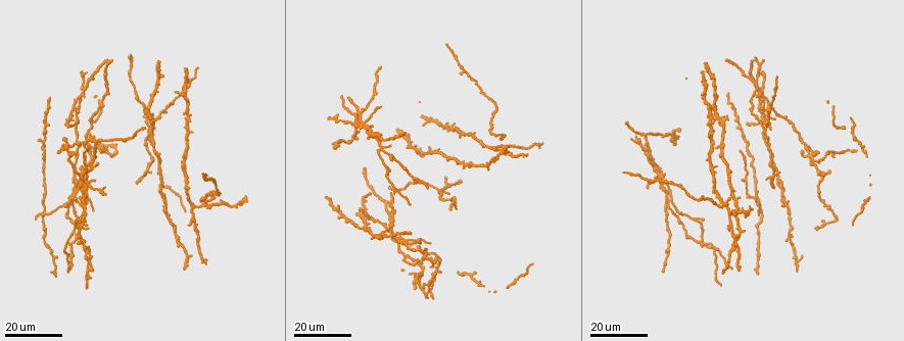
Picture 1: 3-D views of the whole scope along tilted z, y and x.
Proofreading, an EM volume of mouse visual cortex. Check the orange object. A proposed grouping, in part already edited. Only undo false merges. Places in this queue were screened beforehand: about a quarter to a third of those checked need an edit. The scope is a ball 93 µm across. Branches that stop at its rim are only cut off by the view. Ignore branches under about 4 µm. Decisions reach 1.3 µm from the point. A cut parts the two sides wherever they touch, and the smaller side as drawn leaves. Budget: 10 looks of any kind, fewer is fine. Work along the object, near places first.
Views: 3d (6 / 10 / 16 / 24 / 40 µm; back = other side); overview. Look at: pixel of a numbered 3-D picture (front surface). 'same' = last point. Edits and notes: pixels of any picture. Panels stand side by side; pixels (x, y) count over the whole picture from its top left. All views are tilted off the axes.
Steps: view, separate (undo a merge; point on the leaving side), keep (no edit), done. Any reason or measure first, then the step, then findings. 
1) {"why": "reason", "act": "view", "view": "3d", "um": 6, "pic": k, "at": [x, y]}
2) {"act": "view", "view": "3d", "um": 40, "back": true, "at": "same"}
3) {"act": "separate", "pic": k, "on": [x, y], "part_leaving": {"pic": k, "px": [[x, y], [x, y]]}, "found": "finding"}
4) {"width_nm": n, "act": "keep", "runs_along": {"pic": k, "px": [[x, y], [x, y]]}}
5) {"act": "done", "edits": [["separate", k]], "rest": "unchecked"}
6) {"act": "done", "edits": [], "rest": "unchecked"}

{"why": "side arm on a straight run", "act": "view", "view": "3d", "um": 24, "pic": 1, "at": [43, 128]}

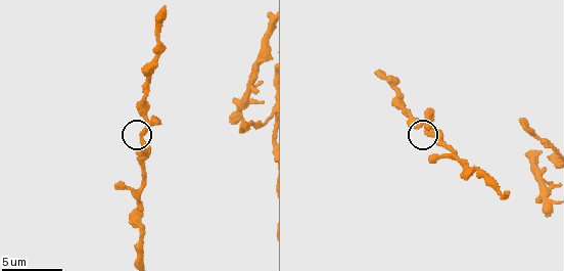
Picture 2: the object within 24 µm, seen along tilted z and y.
{"act": "view", "view": "3d", "um": 6, "pic": 2, "at": [144, 144]}

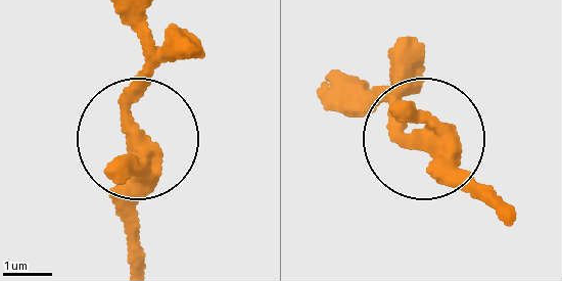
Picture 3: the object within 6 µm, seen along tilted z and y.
{"arms": 3, "act": "keep", "found": "continuous, no second neuron"}

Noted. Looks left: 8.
{"why": "thick turns thin", "act": "view", "view": "3d", "um": 16, "pic": 1, "at": [791, 240]}

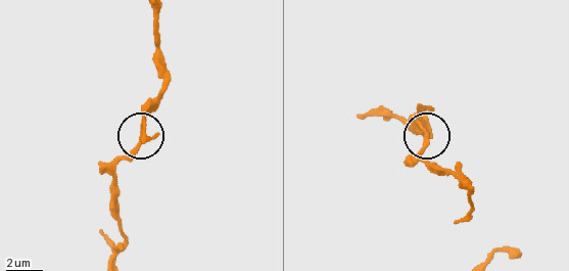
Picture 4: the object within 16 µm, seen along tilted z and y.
{"act": "view", "view": "3d", "um": 10, "pic": 4, "at": [425, 128]}

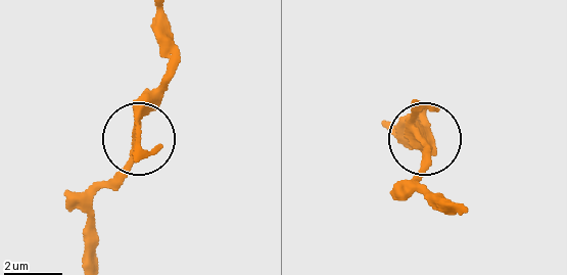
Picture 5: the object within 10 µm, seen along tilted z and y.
{"arms": 3, "act": "keep", "runs_along": {"pic": 5, "px": [[158, 13], [164, 81], [126, 168], [89, 208]]}, "found": "continuous, no second neuron"}

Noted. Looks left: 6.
{"why": "small branch off a trunk", "act": "view", "view": "3d", "um": 24, "pic": 1, "at": [397, 239]}

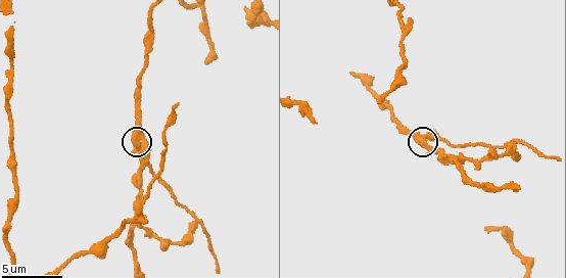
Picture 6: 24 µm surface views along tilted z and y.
{"act": "view", "view": "3d", "um": 10, "pic": 6, "at": [426, 140]}

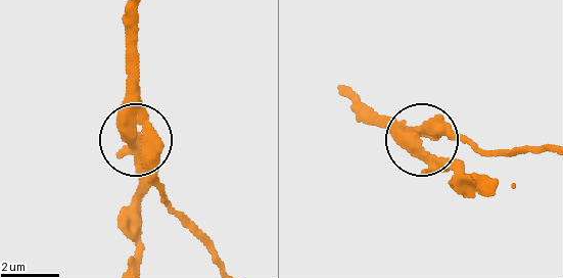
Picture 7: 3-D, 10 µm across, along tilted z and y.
{"act": "view", "view": "3d", "um": 6, "pic": 7, "at": [418, 141]}

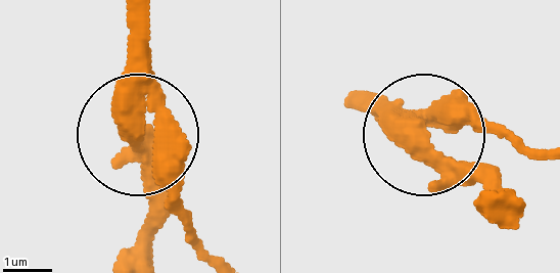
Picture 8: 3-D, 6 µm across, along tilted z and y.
{"width_nm": 460, "act": "separate", "pic": 8, "on": [170, 171], "part_leaving": {"pic": 8, "px": [[155, 104], [162, 197], [203, 256]]}, "found": "a second neuron is stuck on"}

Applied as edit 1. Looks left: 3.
{"why": "two arms in line, one across", "act": "view", "view": "3d", "um": 24, "pic": 1, "at": [766, 129]}

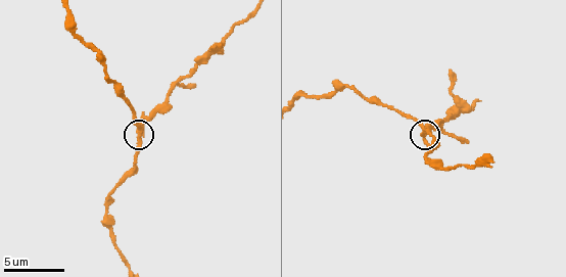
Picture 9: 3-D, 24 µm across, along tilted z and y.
{"act": "view", "view": "3d", "um": 6, "pic": 9, "at": [422, 132]}

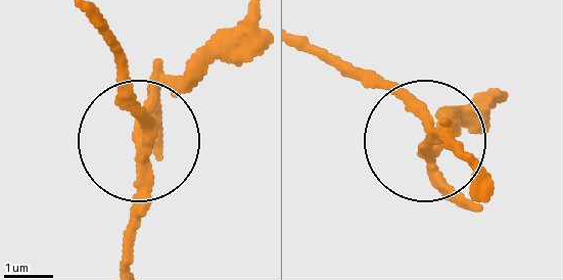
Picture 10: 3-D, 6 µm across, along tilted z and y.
{"arms": 3, "act": "separate", "pic": 10, "on": [185, 78], "found": "a second neuron is stuck on"}

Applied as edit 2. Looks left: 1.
{"act": "done", "edits": [["separate", 8], ["separate", 10]], "rest": "unchecked"}

